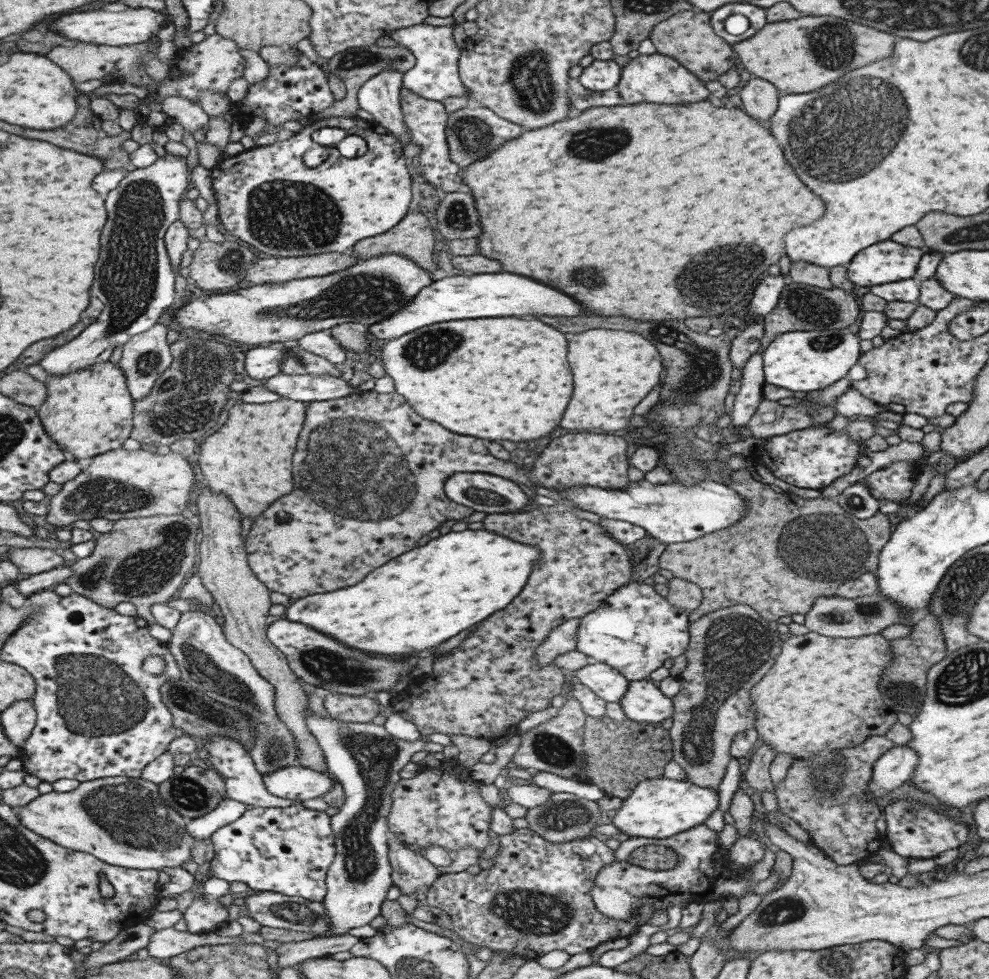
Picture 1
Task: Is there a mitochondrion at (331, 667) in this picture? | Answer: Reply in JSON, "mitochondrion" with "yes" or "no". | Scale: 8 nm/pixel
{"mitochondrion":"yes"}

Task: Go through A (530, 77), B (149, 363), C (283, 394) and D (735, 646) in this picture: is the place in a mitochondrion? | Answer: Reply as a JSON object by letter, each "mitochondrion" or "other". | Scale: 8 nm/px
{"A":"mitochondrion","B":"mitochondrion","C":"other","D":"mitochondrion"}

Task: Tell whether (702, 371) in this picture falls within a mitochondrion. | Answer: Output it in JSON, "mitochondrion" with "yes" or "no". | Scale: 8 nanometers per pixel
{"mitochondrion":"yes"}

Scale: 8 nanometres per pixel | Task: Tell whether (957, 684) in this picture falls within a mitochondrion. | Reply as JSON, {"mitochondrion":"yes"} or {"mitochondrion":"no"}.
{"mitochondrion":"yes"}

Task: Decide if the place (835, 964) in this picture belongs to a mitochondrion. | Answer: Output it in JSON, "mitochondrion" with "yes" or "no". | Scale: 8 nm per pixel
{"mitochondrion":"yes"}

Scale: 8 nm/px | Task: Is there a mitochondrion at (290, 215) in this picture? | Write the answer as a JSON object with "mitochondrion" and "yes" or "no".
{"mitochondrion":"yes"}

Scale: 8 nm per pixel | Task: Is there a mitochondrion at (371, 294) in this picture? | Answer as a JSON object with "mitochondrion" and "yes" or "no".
{"mitochondrion":"yes"}

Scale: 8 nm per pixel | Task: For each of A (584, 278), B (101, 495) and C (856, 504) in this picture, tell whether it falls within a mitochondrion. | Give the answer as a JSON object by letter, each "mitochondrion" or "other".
{"A":"mitochondrion","B":"mitochondrion","C":"mitochondrion"}

